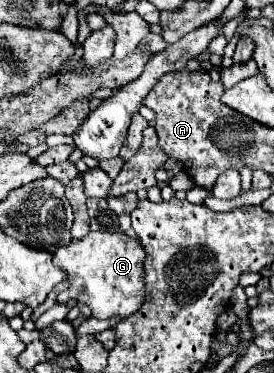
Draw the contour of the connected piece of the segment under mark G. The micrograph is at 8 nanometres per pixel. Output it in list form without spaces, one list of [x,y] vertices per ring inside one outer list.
[[[89,232],[81,240],[73,238],[69,246],[61,246],[53,254],[55,266],[69,276],[69,296],[87,304],[99,320],[111,316],[127,318],[139,310],[143,304],[143,258],[145,250],[139,240],[133,240],[123,232]]]

